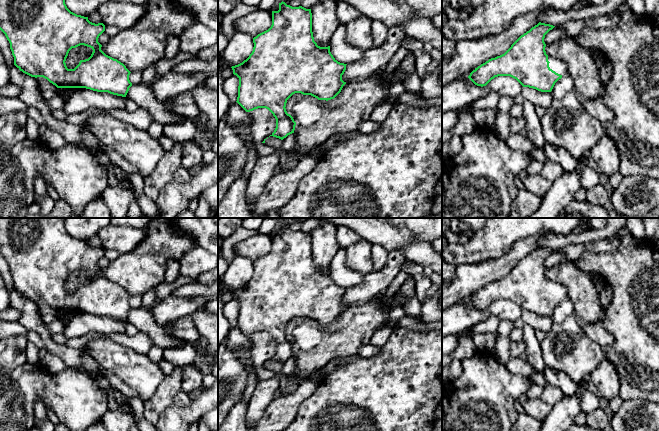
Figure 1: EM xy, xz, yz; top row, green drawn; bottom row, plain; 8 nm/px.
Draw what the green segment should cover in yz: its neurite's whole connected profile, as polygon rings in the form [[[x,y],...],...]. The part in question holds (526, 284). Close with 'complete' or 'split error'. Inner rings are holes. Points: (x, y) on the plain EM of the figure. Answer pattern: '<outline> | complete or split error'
[[[539,246],[521,259],[502,279],[475,292],[468,302],[477,310],[486,310],[498,300],[510,300],[523,311],[551,316],[555,307],[567,298],[567,288],[548,280],[545,259],[555,250]]] | split error

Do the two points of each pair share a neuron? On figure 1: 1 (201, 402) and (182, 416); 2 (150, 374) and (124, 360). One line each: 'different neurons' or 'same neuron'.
1: same neuron
2: same neuron

